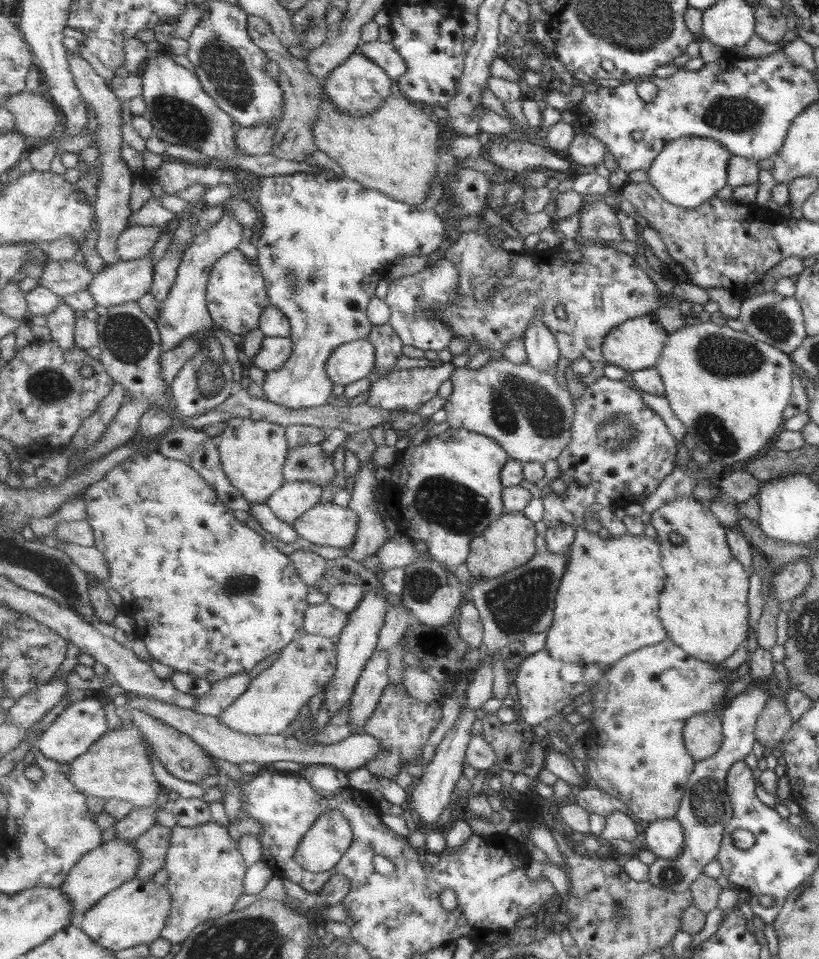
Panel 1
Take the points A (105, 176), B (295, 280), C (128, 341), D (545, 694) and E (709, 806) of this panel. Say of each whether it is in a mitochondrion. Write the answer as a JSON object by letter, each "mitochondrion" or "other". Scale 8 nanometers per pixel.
{"A":"other","B":"mitochondrion","C":"mitochondrion","D":"other","E":"mitochondrion"}

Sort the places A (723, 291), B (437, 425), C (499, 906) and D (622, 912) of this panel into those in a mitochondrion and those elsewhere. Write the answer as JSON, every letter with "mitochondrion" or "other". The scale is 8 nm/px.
{"A":"other","B":"other","C":"other","D":"mitochondrion"}

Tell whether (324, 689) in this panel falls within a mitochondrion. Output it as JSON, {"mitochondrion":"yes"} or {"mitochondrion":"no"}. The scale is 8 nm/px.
{"mitochondrion":"no"}

